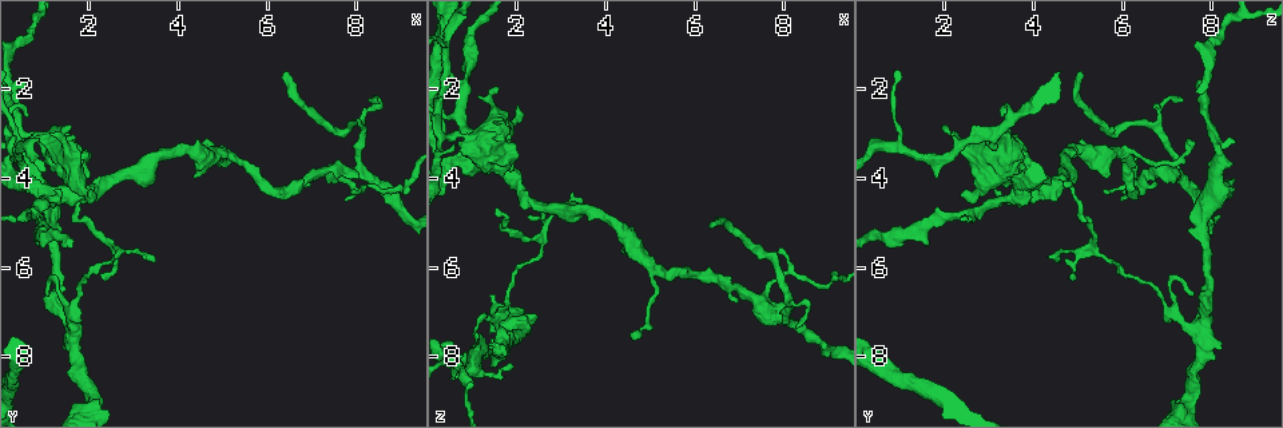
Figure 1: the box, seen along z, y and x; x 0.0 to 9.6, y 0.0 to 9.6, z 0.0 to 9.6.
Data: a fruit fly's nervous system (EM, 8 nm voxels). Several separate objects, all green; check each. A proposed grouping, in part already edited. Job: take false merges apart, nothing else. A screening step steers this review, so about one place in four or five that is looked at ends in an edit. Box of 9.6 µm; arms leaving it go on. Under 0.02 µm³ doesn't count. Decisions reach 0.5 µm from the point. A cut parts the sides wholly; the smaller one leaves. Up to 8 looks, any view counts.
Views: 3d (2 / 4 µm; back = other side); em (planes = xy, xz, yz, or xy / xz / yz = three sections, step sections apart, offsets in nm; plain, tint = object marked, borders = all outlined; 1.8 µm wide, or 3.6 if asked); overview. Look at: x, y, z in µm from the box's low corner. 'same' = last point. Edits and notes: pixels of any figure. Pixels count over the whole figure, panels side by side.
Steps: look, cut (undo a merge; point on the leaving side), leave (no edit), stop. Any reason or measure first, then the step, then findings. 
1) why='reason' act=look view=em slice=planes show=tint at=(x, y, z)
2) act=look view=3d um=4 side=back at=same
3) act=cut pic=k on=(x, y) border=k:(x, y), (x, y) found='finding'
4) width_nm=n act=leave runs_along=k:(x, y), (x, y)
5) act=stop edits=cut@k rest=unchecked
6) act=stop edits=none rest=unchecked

why='sharp bend' act=look view=em slice=xy step=8 show=tint at=(2.55, 5.65, 5.40)

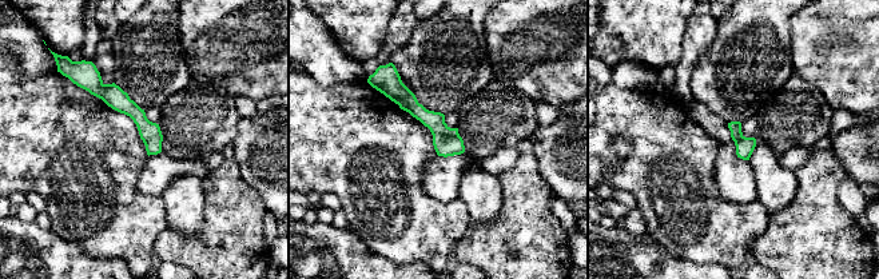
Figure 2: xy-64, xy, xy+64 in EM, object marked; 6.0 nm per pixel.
act=leave runs_along=2:(388, 79), (421, 114), (461, 148) found='one neuron here'

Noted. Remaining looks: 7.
why='a fork' act=look view=3d um=4 at=(5.05, 3.45, 6.05)

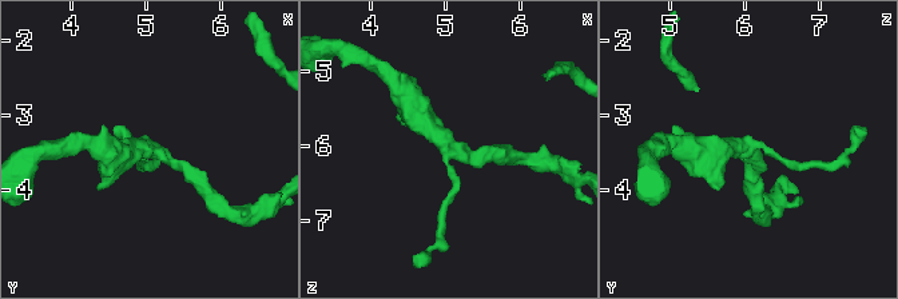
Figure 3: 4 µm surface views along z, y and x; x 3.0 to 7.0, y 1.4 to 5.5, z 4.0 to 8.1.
act=look view=em um=3.6 slice=planes show=tint at=(5.15, 3.50, 6.05)

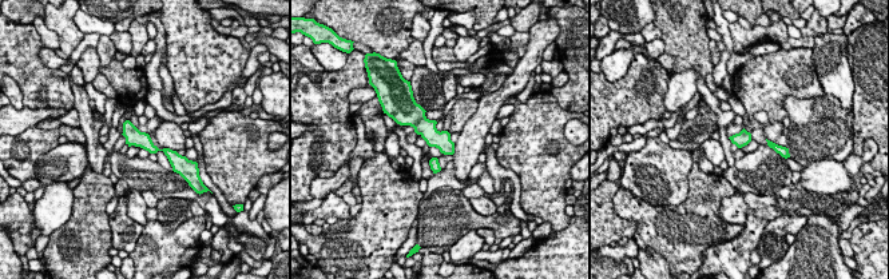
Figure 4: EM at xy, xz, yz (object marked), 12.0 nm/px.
width_nm=180 act=leave runs_along=4:(126, 126), (173, 160) found='all the same neuron'

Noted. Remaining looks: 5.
why='three-way junction' act=look view=em slice=yz step=16 show=tint at=(8.00, 3.80, 7.20)

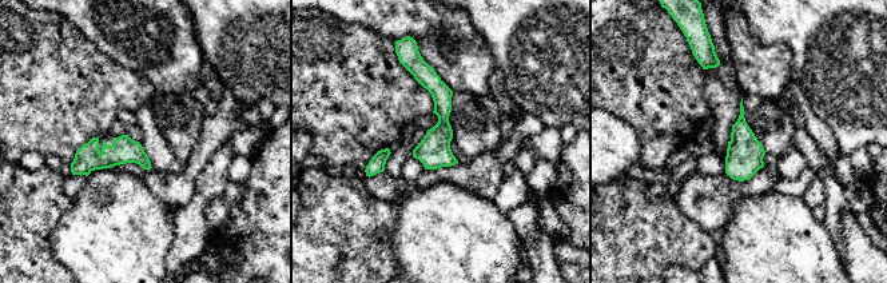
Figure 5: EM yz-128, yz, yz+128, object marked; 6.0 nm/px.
act=look view=em slice=planes show=tint at=same

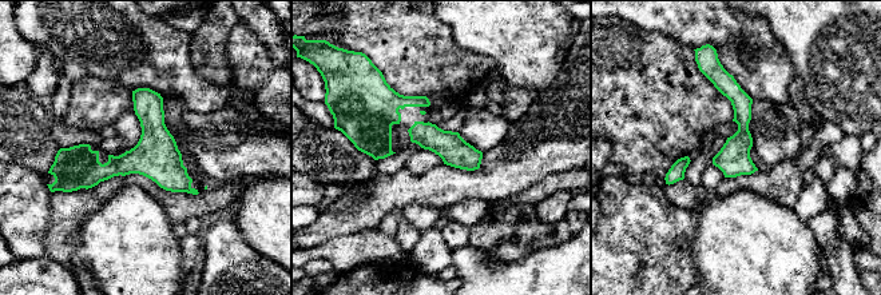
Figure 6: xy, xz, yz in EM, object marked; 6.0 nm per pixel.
act=leave runs_along=6:(62, 156), (161, 164), (190, 190) found='continuous, no second neuron'

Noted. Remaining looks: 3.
act=stop edits=none rest=unchecked

